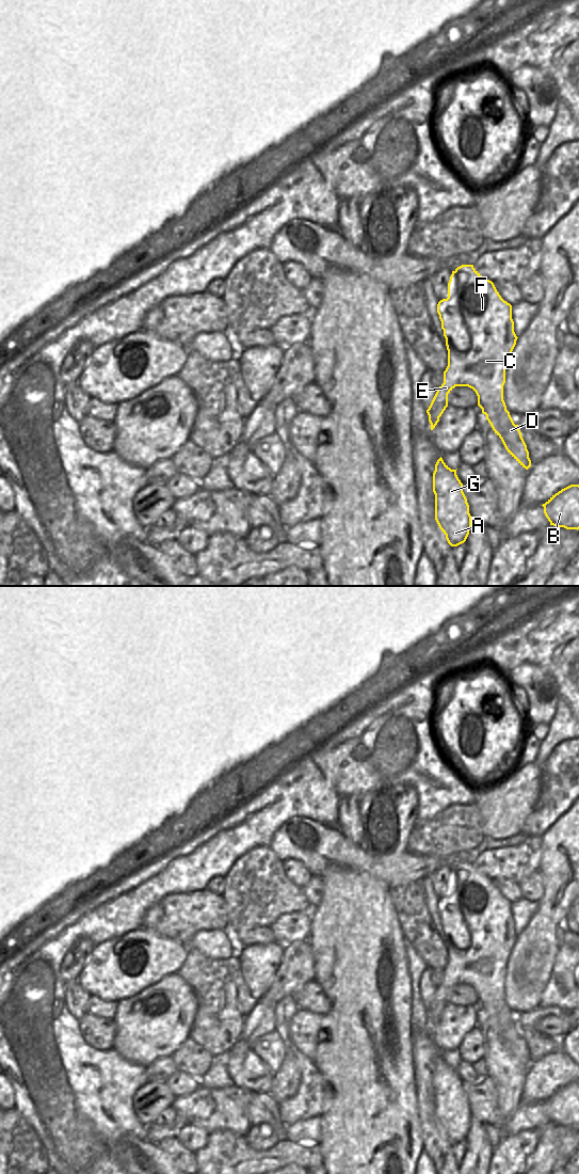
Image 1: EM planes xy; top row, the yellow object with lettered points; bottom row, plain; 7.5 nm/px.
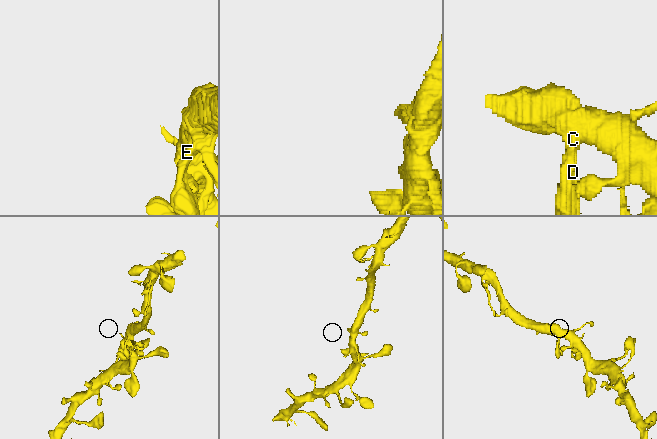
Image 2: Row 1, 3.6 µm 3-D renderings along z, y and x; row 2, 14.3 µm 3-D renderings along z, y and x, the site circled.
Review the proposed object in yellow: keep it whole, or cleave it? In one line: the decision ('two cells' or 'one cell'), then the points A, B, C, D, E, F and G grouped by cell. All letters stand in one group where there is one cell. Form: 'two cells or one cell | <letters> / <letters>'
one cell | A B C D E F G

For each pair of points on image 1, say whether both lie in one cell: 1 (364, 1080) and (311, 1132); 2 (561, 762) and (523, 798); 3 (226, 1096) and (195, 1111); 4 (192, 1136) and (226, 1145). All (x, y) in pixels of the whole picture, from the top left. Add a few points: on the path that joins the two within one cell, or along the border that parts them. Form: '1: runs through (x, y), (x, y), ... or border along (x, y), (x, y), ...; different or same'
1: border along (320, 1116), (321, 1136), (318, 1143); different
2: border along (542, 766), (542, 786), (540, 796), (534, 806); different
3: runs through (219, 1104), (214, 1108), (203, 1108); same
4: border along (209, 1133), (208, 1140), (195, 1152); different

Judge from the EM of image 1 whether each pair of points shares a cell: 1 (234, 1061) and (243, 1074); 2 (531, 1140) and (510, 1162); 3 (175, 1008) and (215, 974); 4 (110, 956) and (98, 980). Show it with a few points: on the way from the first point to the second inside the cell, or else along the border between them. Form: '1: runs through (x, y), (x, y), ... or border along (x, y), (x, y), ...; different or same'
1: runs through (237, 1064), (243, 1071); same
2: runs through (526, 1145), (514, 1157); same
3: border along (177, 973), (193, 992), (195, 998), (194, 1017); different
4: runs through (110, 962), (110, 968), (103, 974); same

